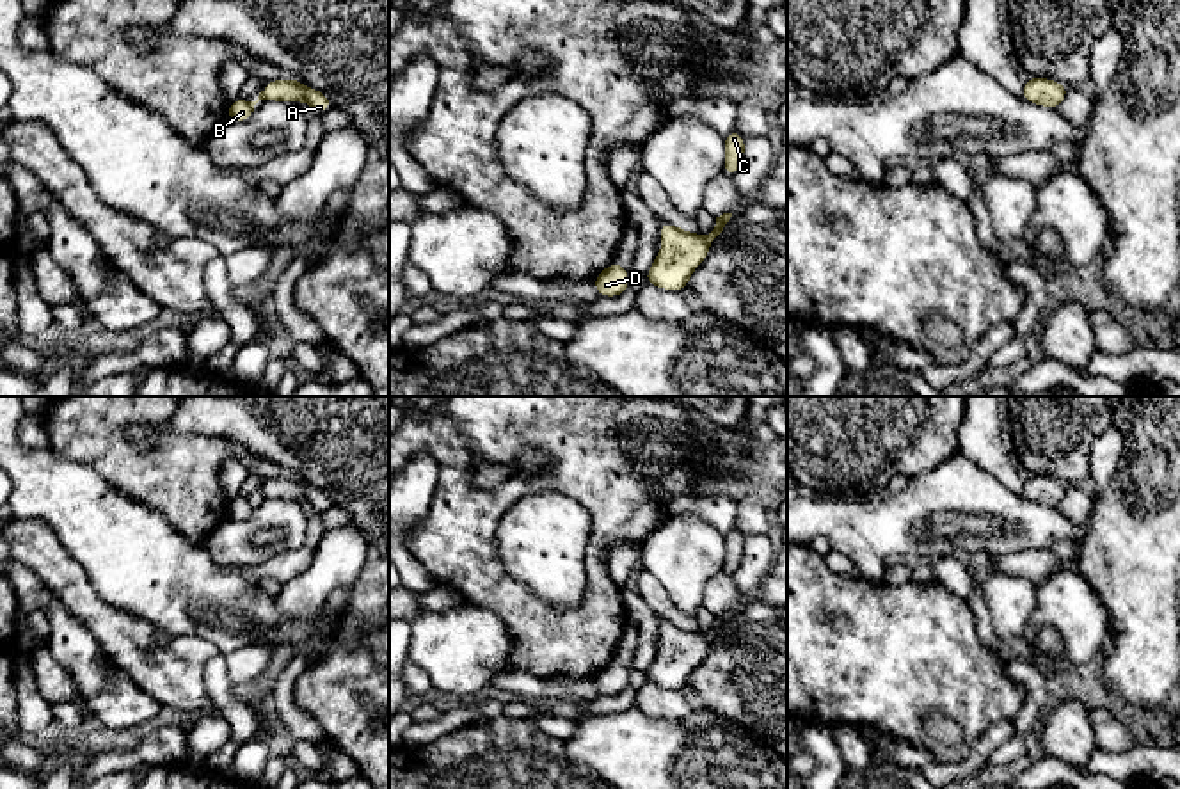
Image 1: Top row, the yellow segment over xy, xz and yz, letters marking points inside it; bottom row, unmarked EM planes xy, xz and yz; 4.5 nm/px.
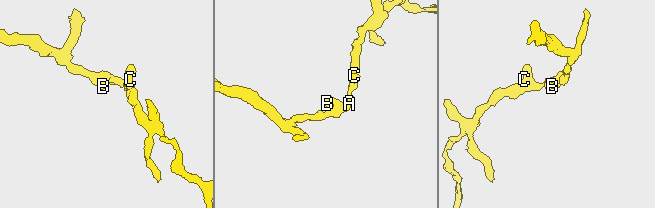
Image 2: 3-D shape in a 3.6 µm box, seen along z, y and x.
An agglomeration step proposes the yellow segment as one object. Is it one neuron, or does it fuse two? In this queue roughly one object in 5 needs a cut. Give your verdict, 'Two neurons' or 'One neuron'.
One neuron

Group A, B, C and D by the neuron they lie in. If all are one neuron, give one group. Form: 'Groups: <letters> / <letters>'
Groups: A B C D

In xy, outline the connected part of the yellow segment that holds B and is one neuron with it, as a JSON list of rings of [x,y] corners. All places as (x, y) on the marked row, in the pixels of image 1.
[[[288,78],[288,80],[270,80],[270,82],[265,82],[265,87],[263,91],[259,92],[258,100],[256,101],[249,101],[249,100],[243,100],[243,98],[236,98],[229,103],[227,107],[227,121],[233,121],[233,123],[245,123],[252,112],[254,112],[254,105],[259,101],[259,100],[272,100],[272,101],[295,101],[295,103],[300,103],[300,101],[307,101],[313,110],[316,114],[325,114],[329,108],[332,108],[332,101],[329,100],[329,96],[322,91],[316,91],[316,89],[311,89],[307,87],[306,84],[295,80],[295,78]]]

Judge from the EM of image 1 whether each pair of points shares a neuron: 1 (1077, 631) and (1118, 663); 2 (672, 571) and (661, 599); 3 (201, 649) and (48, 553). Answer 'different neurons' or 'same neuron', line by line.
1: different neurons
2: different neurons
3: different neurons

